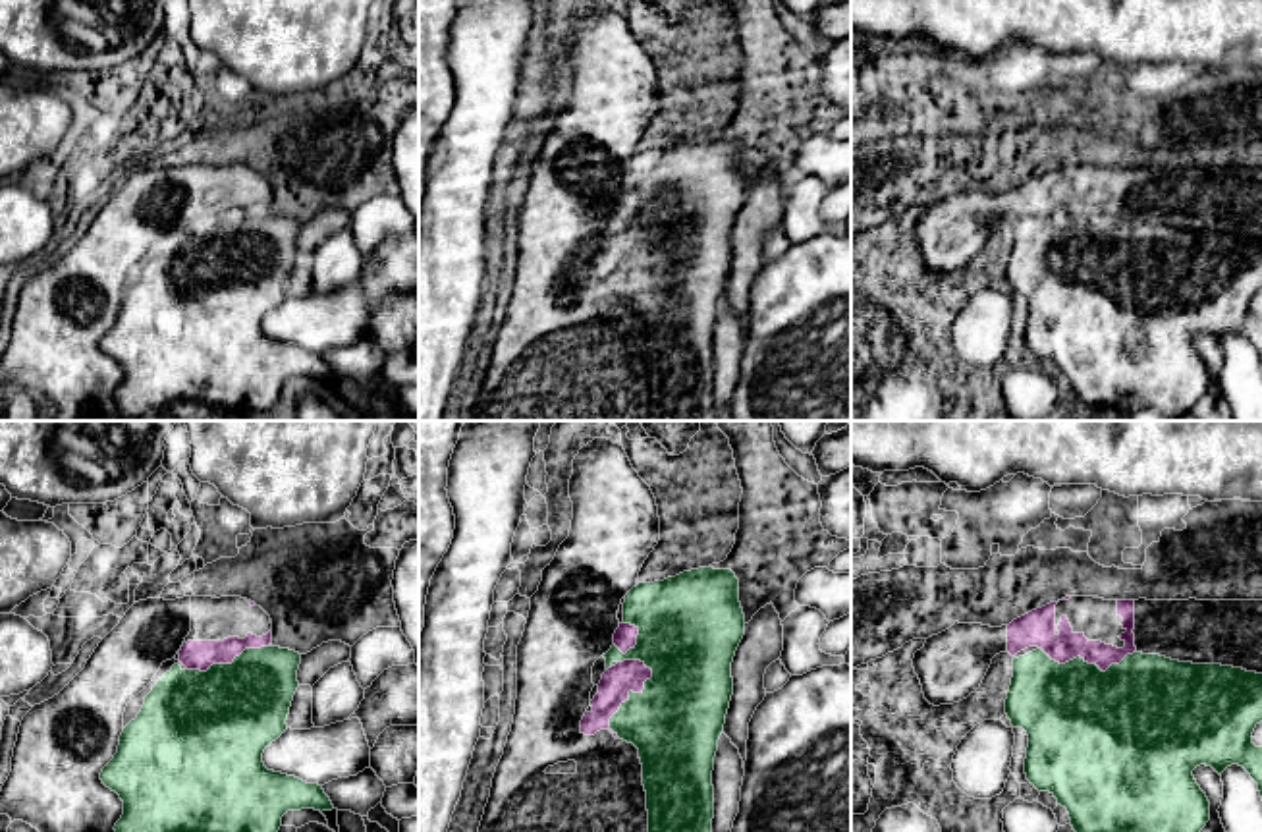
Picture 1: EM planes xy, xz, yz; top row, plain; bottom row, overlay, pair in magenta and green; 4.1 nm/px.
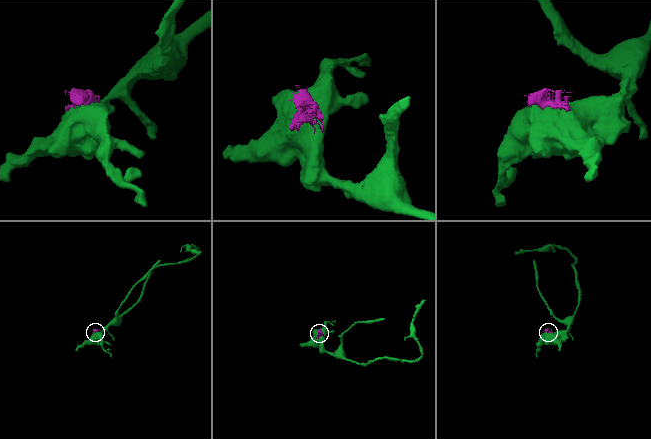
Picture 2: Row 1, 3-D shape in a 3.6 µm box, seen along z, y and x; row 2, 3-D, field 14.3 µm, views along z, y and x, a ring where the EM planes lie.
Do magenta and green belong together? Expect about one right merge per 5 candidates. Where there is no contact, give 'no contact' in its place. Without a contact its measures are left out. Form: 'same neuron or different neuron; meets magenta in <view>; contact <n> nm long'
different neuron; meets magenta in xz; contact 340 nm long

